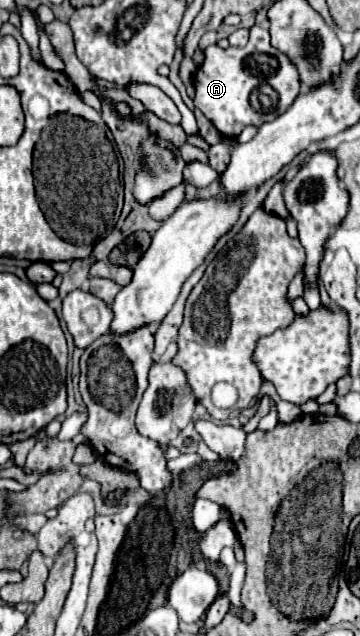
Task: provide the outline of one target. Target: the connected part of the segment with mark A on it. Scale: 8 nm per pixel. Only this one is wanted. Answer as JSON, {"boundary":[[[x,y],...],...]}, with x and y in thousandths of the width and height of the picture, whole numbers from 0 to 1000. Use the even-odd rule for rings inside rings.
{"boundary":[[[717,41],[694,44],[694,66],[683,75],[639,72],[622,79],[594,69],[567,79],[567,88],[572,91],[567,91],[561,104],[550,107],[544,126],[539,126],[539,138],[544,138],[539,167],[556,170],[567,176],[567,182],[578,189],[589,189],[589,195],[606,201],[606,208],[633,217],[661,214],[689,195],[722,198],[744,189],[761,189],[828,151],[833,129],[822,119],[822,107],[811,107],[811,101],[800,101],[800,91],[789,85],[767,82],[767,75],[750,72],[750,53],[733,44],[717,44]],[[733,129],[744,129],[778,151],[778,160],[772,160],[761,179],[722,179],[722,176],[700,173],[694,160],[689,160],[694,145]]]}

